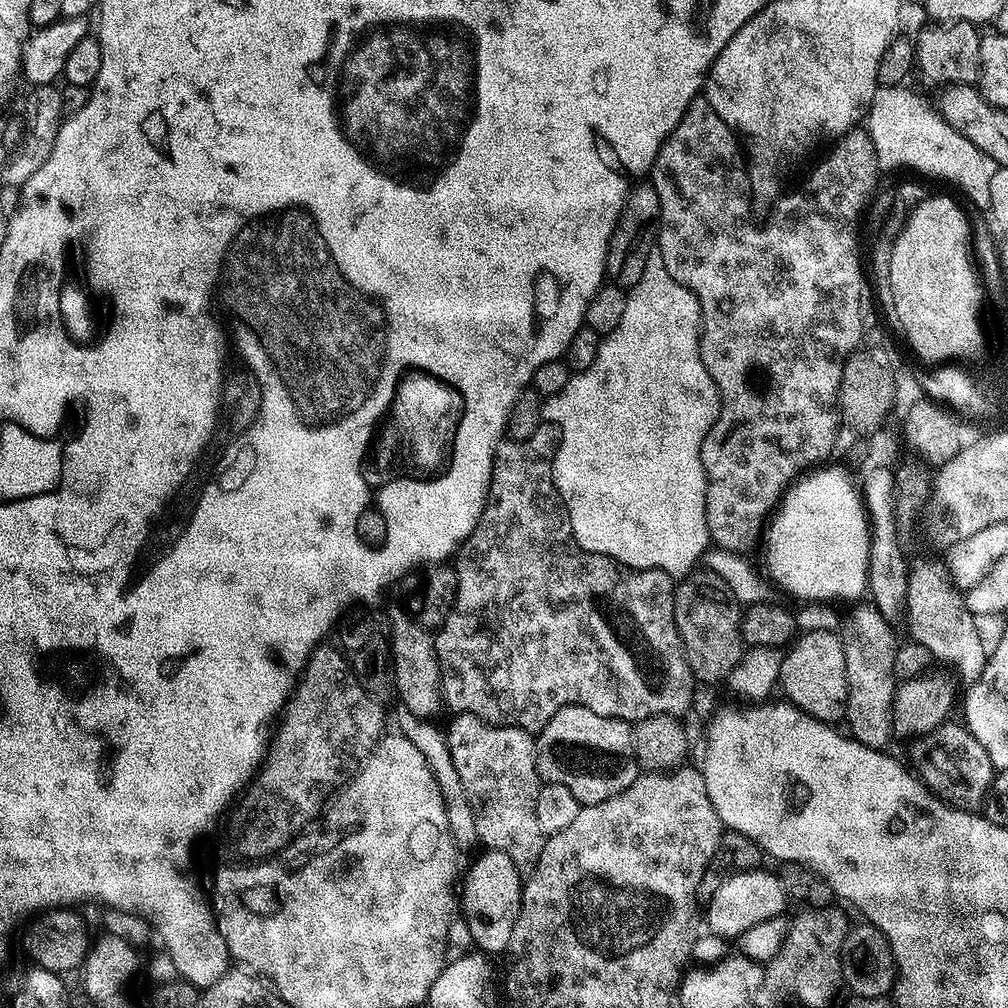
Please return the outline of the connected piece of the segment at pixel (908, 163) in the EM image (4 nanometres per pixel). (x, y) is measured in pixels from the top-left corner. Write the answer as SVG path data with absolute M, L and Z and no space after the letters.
M877 87L872 95L872 102L866 109L866 131L872 140L874 154L881 169L888 168L913 168L916 172L921 172L924 176L937 176L940 180L949 180L952 184L957 184L980 210L988 210L990 204L990 181L988 176L993 178L997 167L989 156L982 154L974 142L967 140L962 133L954 130L954 126L947 124L940 113L933 110L920 96L914 96L907 92L907 87L881 88Z

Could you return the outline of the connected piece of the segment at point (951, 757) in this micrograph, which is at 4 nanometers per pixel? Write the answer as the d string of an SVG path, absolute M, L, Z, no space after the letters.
M941 722L933 732L923 737L924 752L920 748L913 750L912 756L916 759L917 768L915 771L924 785L945 804L965 810L979 809L988 796L994 779L990 754L982 750L982 742L978 742L978 738L974 738L974 734L970 734L963 723L948 723Z

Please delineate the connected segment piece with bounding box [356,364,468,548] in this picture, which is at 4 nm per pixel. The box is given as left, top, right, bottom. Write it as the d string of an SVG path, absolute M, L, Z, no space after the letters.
M408 364L396 372L396 384L392 384L392 396L384 404L384 412L372 420L368 440L360 448L360 461L356 473L364 484L366 506L360 512L360 528L356 537L372 548L380 548L388 541L388 520L384 520L384 508L378 506L384 488L392 484L440 484L444 476L452 476L456 464L456 440L460 436L460 424L468 413L468 399L464 392L436 376L432 368L420 368L420 364Z

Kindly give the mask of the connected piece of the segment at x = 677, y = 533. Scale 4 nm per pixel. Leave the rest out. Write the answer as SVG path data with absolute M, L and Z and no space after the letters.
M654 250L646 258L646 270L642 278L626 295L626 310L622 310L622 322L601 339L598 354L586 370L569 375L566 386L558 394L547 397L542 404L542 416L560 432L560 445L552 463L552 487L563 511L576 544L582 550L608 556L625 564L627 568L657 568L673 578L684 578L697 567L700 555L710 548L708 523L706 522L706 490L708 479L702 466L700 451L704 439L710 434L720 416L720 391L710 378L700 357L700 303L687 286L670 278L670 270L662 262L662 254Z

